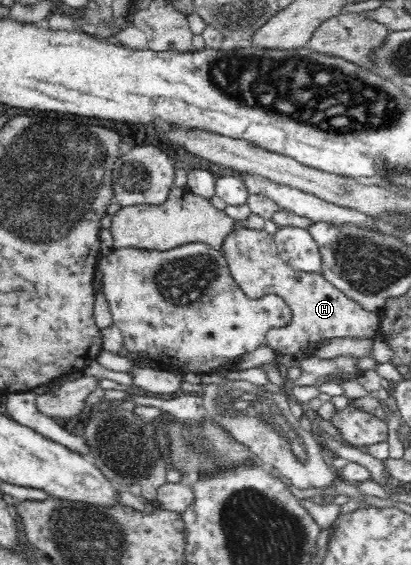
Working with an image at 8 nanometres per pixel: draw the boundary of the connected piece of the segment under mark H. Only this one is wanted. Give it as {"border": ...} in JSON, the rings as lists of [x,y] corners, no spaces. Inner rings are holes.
{"border":[[[235,223],[232,233],[224,239],[221,252],[228,262],[230,274],[249,299],[259,299],[269,294],[280,296],[292,310],[291,324],[271,327],[265,343],[277,354],[293,355],[304,359],[314,355],[318,342],[335,337],[377,339],[380,333],[379,315],[362,308],[348,299],[321,273],[298,271],[281,257],[273,236],[265,230],[255,231]]]}

